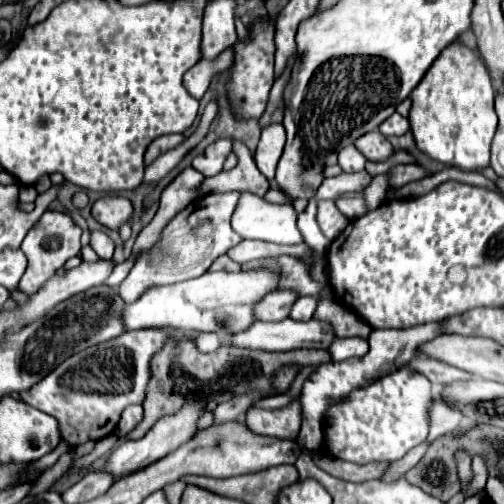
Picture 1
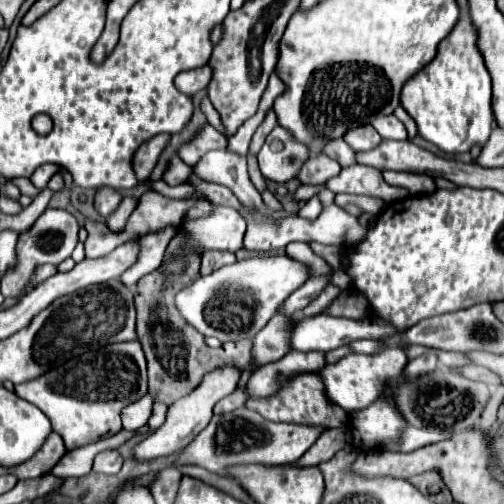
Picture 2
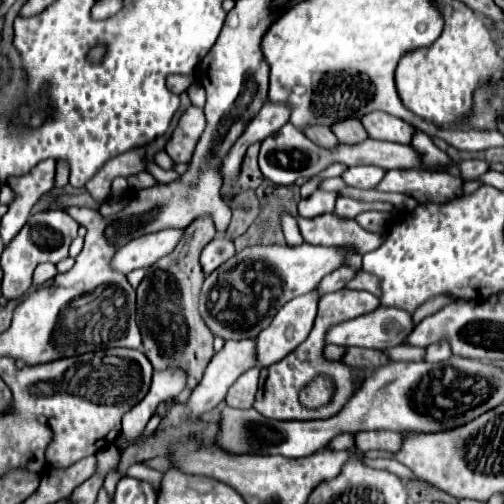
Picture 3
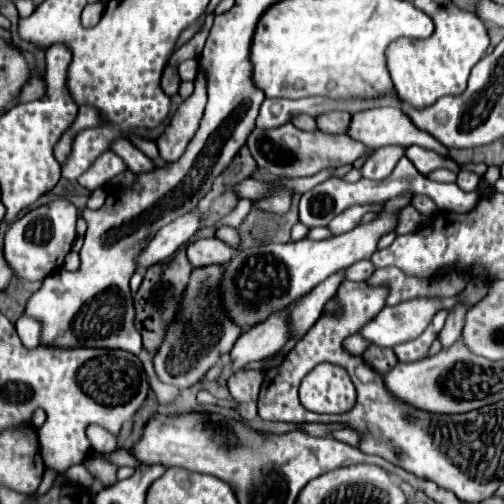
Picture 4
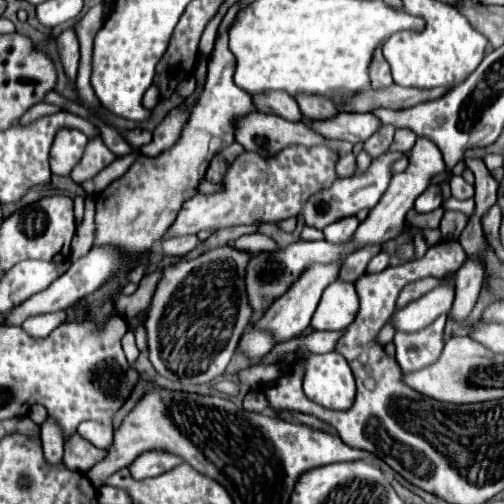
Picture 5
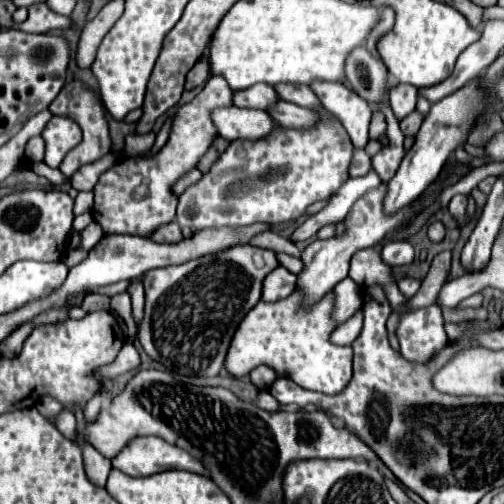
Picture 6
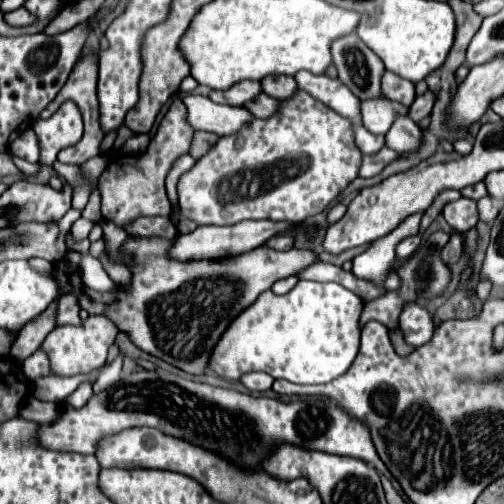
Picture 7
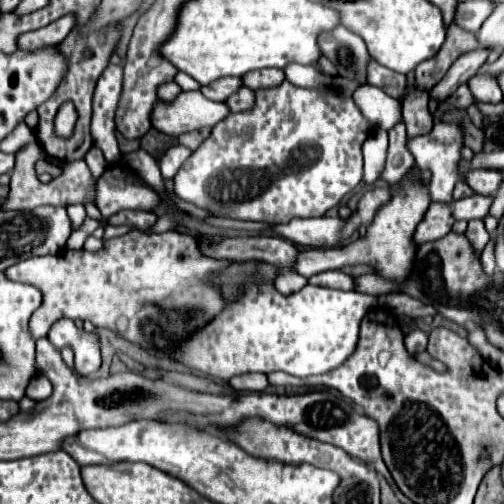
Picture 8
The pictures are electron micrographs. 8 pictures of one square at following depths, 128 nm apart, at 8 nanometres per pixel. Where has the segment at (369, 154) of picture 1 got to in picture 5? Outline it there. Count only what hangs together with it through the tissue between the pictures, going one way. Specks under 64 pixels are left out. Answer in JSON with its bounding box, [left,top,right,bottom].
[296,96,336,120]

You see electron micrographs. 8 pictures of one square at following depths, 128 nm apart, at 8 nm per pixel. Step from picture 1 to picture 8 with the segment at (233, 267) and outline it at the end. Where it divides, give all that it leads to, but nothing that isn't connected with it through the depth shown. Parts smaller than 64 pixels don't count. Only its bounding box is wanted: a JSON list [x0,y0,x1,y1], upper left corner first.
[108,210,158,230]

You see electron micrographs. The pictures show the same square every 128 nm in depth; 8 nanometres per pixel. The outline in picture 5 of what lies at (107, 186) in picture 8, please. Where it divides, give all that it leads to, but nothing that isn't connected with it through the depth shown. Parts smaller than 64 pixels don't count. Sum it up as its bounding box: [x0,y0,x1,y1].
[94,34,254,256]

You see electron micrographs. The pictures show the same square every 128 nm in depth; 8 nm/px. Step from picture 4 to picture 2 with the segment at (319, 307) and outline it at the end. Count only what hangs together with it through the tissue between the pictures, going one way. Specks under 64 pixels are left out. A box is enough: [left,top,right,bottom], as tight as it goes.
[252,314,296,368]

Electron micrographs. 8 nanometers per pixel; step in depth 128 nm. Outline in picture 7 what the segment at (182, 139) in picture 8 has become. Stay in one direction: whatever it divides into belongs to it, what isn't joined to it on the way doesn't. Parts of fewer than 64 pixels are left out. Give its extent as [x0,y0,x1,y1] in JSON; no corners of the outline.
[190,132,218,160]

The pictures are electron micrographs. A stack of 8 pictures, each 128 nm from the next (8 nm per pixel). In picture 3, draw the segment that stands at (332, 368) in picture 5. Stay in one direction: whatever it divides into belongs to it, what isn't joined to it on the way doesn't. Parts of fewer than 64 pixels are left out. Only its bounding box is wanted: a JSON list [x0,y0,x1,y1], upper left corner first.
[300,376,332,408]

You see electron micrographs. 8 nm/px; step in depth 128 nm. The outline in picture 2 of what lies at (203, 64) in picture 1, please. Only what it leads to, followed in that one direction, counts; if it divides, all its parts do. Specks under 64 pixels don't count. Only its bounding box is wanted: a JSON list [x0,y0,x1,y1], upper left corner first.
[174,66,212,96]

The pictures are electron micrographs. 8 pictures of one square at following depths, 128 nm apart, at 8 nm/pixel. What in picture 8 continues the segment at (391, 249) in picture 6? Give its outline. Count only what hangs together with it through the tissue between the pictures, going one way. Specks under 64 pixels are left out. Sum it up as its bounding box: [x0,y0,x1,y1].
[414,204,454,244]

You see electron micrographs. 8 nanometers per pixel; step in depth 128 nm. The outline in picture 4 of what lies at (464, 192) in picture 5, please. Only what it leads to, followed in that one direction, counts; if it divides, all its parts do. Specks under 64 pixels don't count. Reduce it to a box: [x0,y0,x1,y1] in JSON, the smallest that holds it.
[456,170,480,192]

